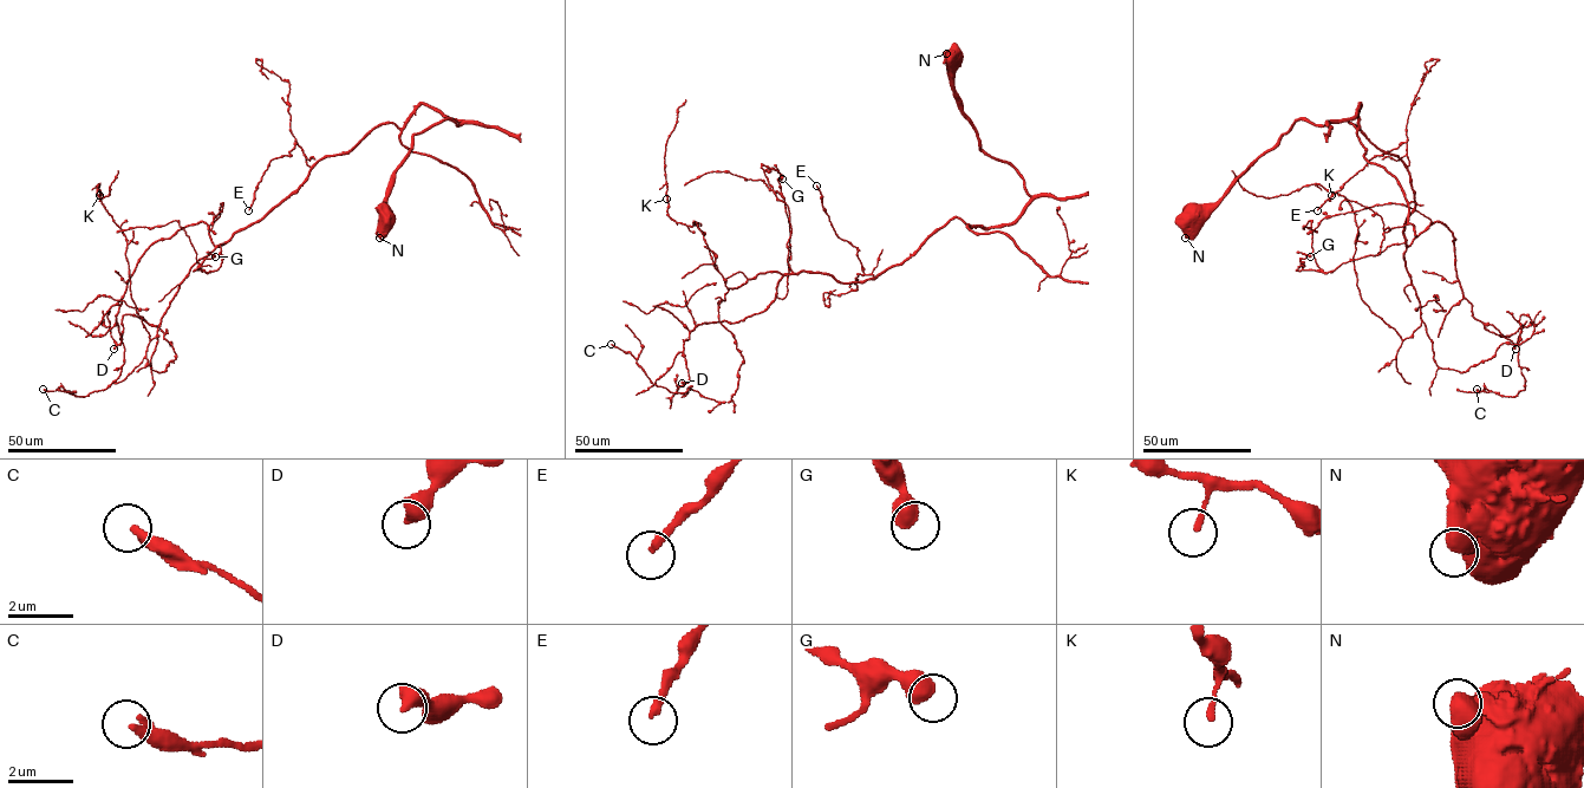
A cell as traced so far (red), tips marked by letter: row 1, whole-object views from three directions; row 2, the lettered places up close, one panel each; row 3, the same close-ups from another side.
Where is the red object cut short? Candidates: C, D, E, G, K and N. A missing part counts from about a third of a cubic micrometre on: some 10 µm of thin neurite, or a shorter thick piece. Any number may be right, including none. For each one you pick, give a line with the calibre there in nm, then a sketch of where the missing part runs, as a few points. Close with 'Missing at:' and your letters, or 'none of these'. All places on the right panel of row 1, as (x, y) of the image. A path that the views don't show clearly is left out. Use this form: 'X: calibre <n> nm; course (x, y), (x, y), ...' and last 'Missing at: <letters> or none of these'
C: calibre 340 nm
D: calibre 500 nm
E: calibre 240 nm
Missing at: C, D, E

